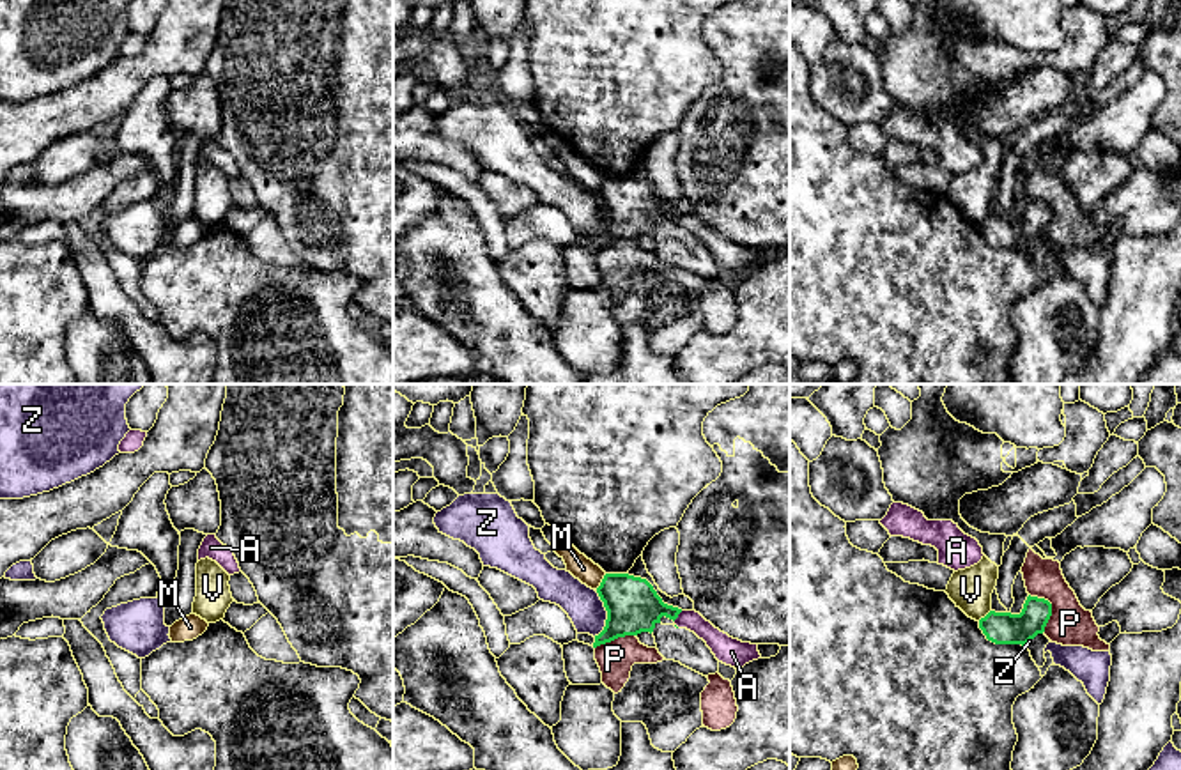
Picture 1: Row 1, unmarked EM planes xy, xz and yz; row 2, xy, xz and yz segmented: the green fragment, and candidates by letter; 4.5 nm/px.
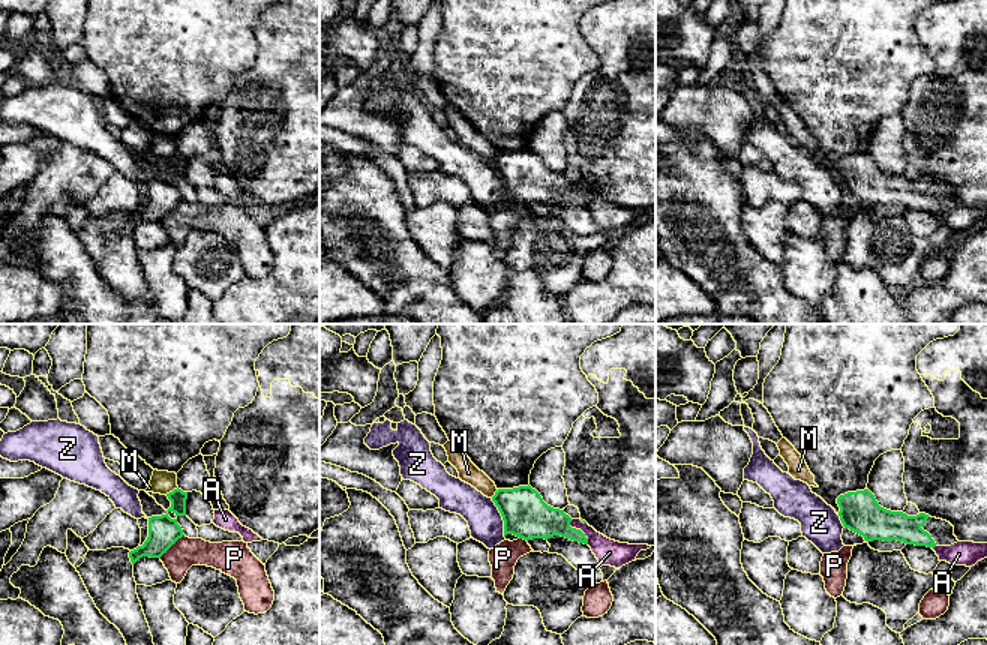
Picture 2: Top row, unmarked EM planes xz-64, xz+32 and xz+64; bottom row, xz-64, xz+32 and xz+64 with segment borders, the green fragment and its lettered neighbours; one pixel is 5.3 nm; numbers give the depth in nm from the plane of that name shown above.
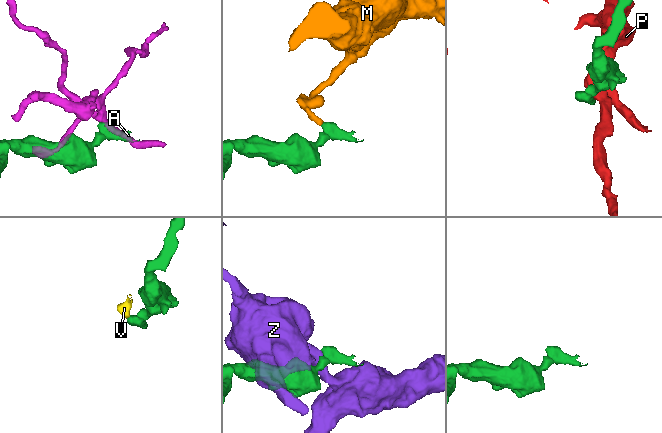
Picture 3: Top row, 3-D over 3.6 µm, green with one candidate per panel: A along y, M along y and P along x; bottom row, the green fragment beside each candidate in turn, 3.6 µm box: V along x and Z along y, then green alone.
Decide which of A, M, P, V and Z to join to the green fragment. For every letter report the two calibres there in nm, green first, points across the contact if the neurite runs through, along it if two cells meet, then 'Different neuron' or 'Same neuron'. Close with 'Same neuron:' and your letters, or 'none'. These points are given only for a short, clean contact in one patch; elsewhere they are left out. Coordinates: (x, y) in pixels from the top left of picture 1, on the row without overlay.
A: Thickness 240 nm (green) against 110 nm. Boundary: xz (682, 215), (673, 223). Different neuron
M: Thickness 240 nm (green) against 110 nm. Boundary: xz (606, 177), (595, 193). Different neuron
P: Thickness 140 nm (green) against 190 nm. Boundary: yz (1029, 197), (1050, 207), (1050, 222), (1043, 234). Different neuron
V: Thickness 140 nm (green) against 190 nm. Boundary: yz (990, 213), (978, 223). Different neuron
Z: Thickness 240 nm (green) against 160 nm. Boundary: xz (595, 195), (606, 215), (606, 229), (594, 239). Different neuron
Same neuron: none

